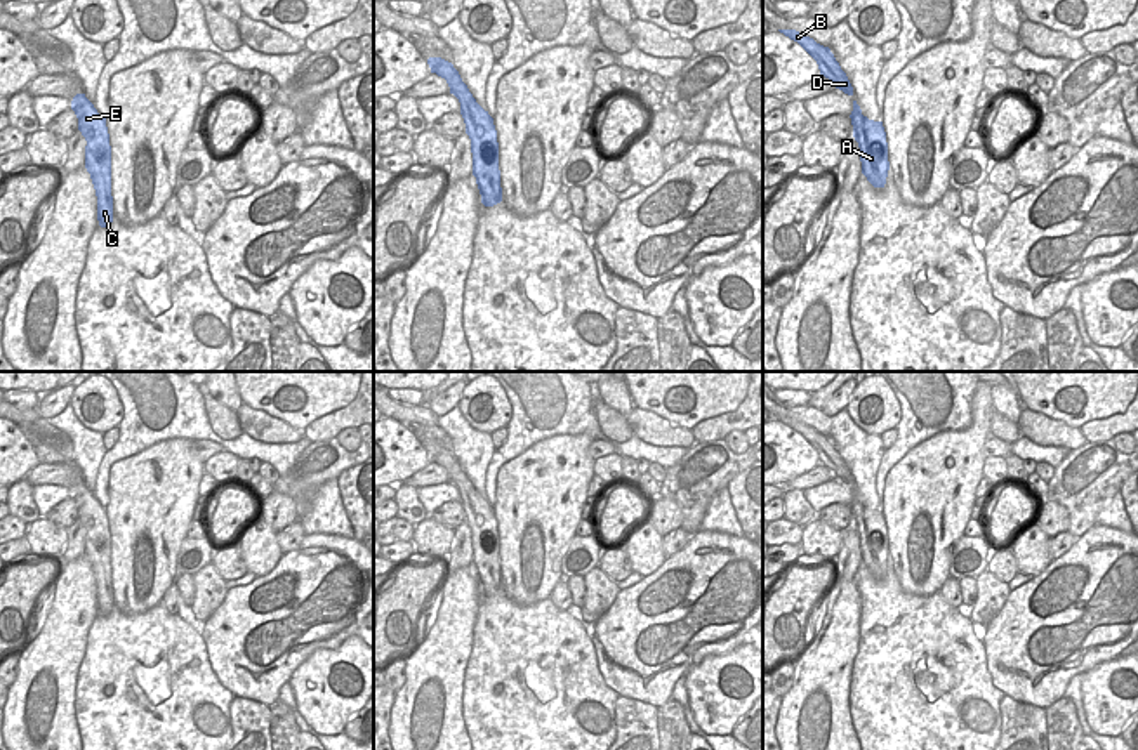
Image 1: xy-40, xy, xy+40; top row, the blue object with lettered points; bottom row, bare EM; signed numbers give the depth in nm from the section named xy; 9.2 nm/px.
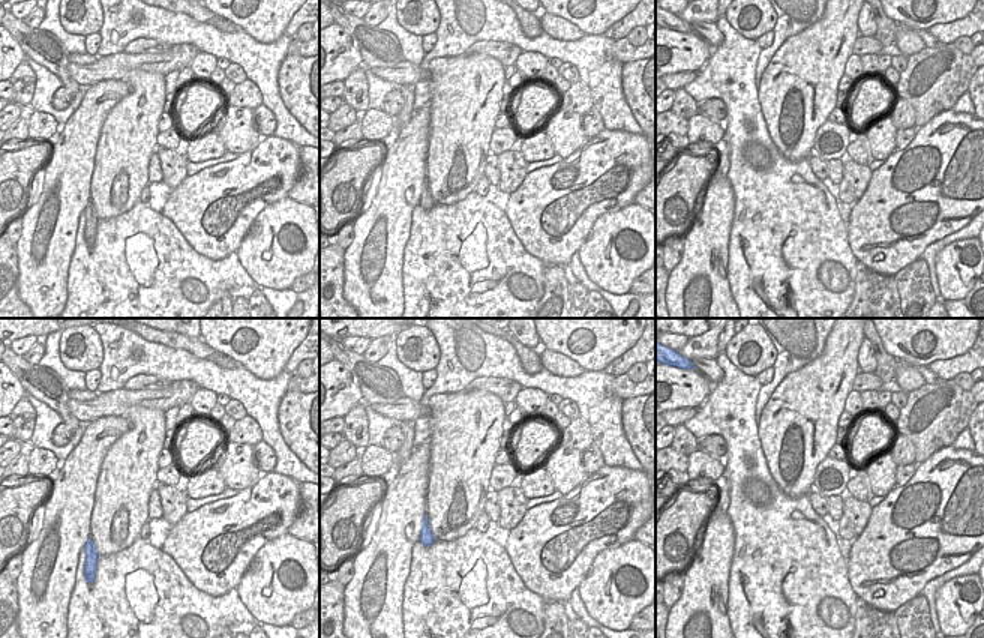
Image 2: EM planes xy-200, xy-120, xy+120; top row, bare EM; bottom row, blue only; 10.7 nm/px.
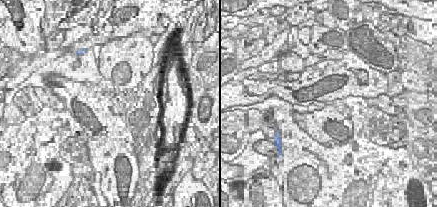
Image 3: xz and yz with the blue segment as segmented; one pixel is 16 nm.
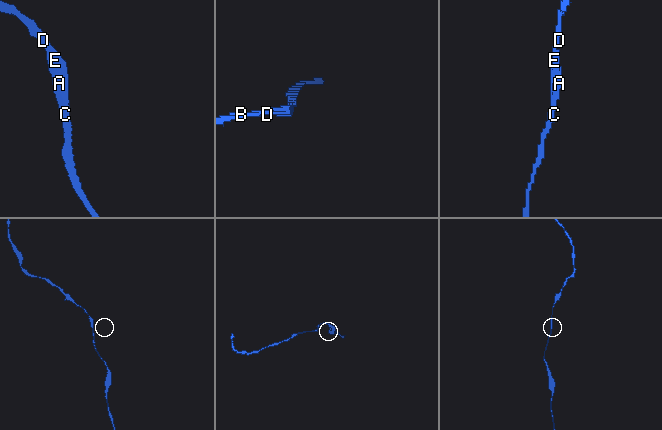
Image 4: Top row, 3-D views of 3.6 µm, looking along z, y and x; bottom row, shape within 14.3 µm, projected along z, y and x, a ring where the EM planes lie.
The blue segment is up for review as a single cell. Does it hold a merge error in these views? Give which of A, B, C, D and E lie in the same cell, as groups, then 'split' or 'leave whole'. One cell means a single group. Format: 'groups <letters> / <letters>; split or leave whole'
groups A B C D E; leave whole

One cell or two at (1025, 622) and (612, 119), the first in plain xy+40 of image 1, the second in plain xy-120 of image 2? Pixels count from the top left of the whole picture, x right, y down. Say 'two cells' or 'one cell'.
two cells

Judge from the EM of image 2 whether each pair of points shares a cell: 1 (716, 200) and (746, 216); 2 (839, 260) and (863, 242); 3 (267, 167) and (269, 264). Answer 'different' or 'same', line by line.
1: different
2: different
3: different

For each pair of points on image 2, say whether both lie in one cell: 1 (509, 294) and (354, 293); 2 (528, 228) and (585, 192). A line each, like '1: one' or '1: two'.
1: two
2: one

